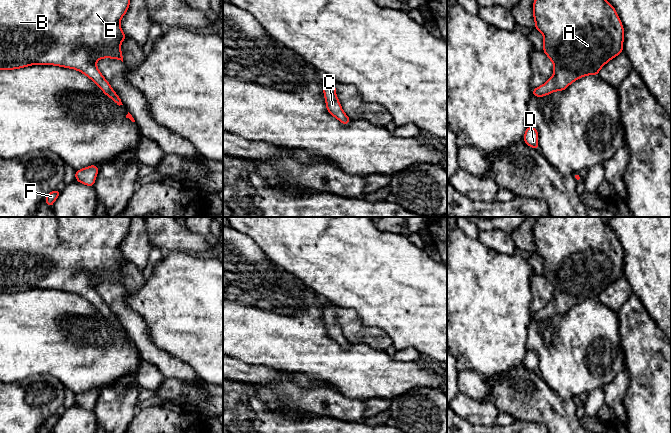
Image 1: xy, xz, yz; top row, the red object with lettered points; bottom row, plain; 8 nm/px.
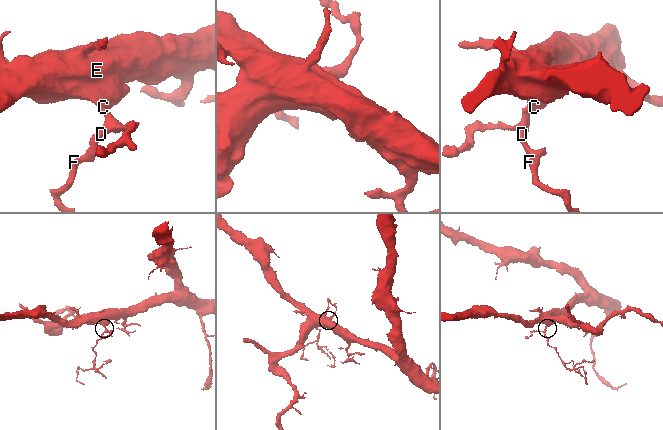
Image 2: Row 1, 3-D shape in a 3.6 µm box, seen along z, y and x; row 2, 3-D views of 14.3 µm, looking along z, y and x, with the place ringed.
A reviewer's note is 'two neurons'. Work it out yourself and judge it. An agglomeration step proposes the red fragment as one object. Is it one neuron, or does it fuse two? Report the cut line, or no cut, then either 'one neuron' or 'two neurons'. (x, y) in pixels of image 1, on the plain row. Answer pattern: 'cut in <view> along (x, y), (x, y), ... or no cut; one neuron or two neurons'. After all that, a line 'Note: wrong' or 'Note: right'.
no cut; one neuron
Note: wrong

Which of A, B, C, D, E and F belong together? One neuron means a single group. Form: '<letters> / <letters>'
A B C D E F

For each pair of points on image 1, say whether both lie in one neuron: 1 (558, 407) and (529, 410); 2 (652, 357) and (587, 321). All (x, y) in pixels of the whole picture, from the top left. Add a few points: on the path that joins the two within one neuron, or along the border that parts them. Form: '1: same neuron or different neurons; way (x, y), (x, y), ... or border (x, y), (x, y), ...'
1: same neuron; way (551, 406), (536, 406)
2: different neurons; border (617, 316), (620, 346), (625, 362)

